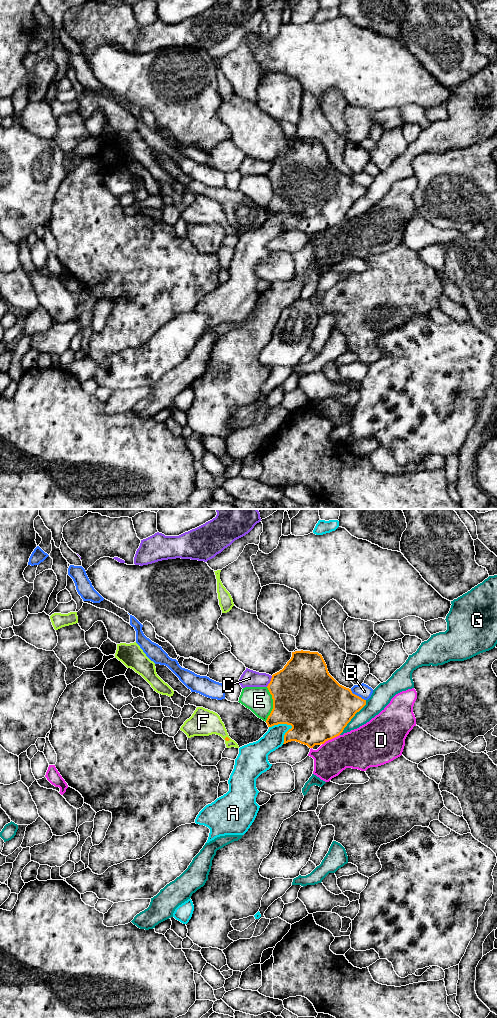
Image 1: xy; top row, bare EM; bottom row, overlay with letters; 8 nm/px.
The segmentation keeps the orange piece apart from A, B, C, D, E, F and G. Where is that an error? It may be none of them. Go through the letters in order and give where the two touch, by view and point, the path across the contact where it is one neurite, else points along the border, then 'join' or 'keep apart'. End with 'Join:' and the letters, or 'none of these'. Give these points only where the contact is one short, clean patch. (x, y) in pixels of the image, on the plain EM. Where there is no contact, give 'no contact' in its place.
A: contact xy (289, 212); keep apart
B: contact xy (356, 183); keep apart
C: contact xy (270, 169); keep apart
D: contact xy (330, 227); keep apart
E: contact xy (273, 192); keep apart
F: contact xy (227, 225); way xy (227, 227), (227, 225), (213, 212), (203, 210); join
G: contact xy (353, 204); keep apart
Join: F

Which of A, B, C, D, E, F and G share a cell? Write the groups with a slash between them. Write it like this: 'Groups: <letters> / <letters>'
Groups: A / B / C / D / E / F / G

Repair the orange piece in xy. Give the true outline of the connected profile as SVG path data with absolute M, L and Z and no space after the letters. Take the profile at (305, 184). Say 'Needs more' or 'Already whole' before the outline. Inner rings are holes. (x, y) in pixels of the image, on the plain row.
Already whole. M303 138L292 140L292 145L284 156L272 163L267 176L273 187L273 197L266 208L268 215L278 212L292 214L285 221L283 232L296 229L307 233L309 236L324 232L326 229L339 224L355 202L366 193L366 188L353 182L351 177L340 173L329 162L327 153L318 140Z

